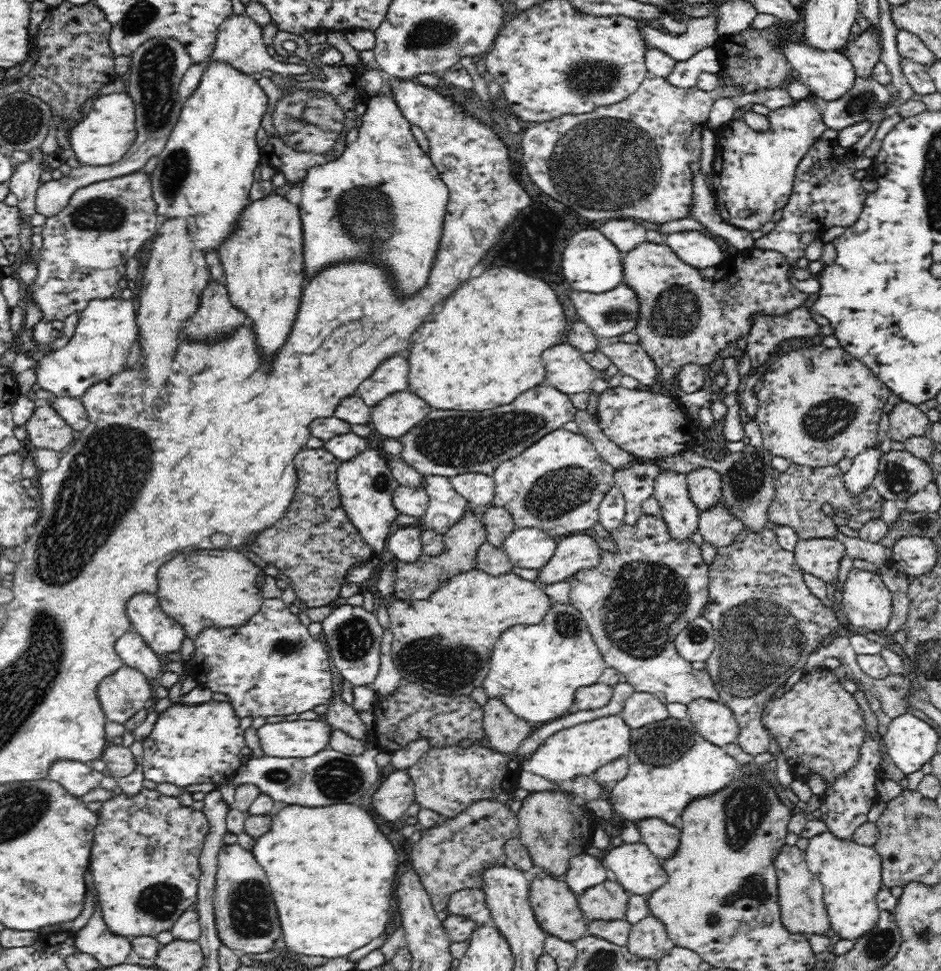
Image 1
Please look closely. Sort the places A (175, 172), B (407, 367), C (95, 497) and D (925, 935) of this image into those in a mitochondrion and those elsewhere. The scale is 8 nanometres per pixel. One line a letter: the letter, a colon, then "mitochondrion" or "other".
A: mitochondrion
B: other
C: mitochondrion
D: mitochondrion

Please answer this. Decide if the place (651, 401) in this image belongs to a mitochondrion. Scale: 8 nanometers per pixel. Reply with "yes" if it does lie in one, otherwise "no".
no

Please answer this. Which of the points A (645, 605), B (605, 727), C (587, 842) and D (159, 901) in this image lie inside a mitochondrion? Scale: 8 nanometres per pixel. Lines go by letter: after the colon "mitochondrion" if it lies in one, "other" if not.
A: mitochondrion
B: other
C: other
D: mitochondrion

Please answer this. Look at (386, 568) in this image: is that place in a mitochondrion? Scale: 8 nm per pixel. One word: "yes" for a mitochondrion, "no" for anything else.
no

